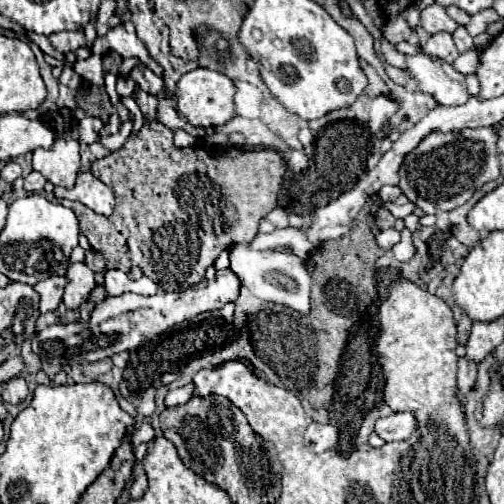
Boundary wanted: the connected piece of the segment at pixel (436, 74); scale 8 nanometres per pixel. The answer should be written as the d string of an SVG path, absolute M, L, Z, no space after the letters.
M417 47L415 55L405 55L405 63L407 63L409 77L417 81L417 91L433 95L439 105L463 105L467 101L469 93L465 87L465 75L455 71L447 61L431 57L431 55L423 53L421 47Z

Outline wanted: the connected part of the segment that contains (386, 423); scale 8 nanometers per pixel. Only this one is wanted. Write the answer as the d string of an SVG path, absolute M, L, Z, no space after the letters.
M395 413L375 423L375 433L385 441L409 439L415 429L417 429L417 419L413 413Z

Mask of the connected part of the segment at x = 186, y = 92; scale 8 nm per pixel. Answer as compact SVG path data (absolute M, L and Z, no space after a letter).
M197 67L197 69L185 73L175 85L179 115L183 115L189 125L203 127L203 129L221 127L235 117L233 95L235 95L233 81L227 75L213 71L213 69L205 69L205 67Z

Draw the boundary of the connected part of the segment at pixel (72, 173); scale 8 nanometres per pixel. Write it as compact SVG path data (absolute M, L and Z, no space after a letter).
M59 137L51 149L33 151L33 169L45 175L53 185L71 189L79 173L79 143Z

